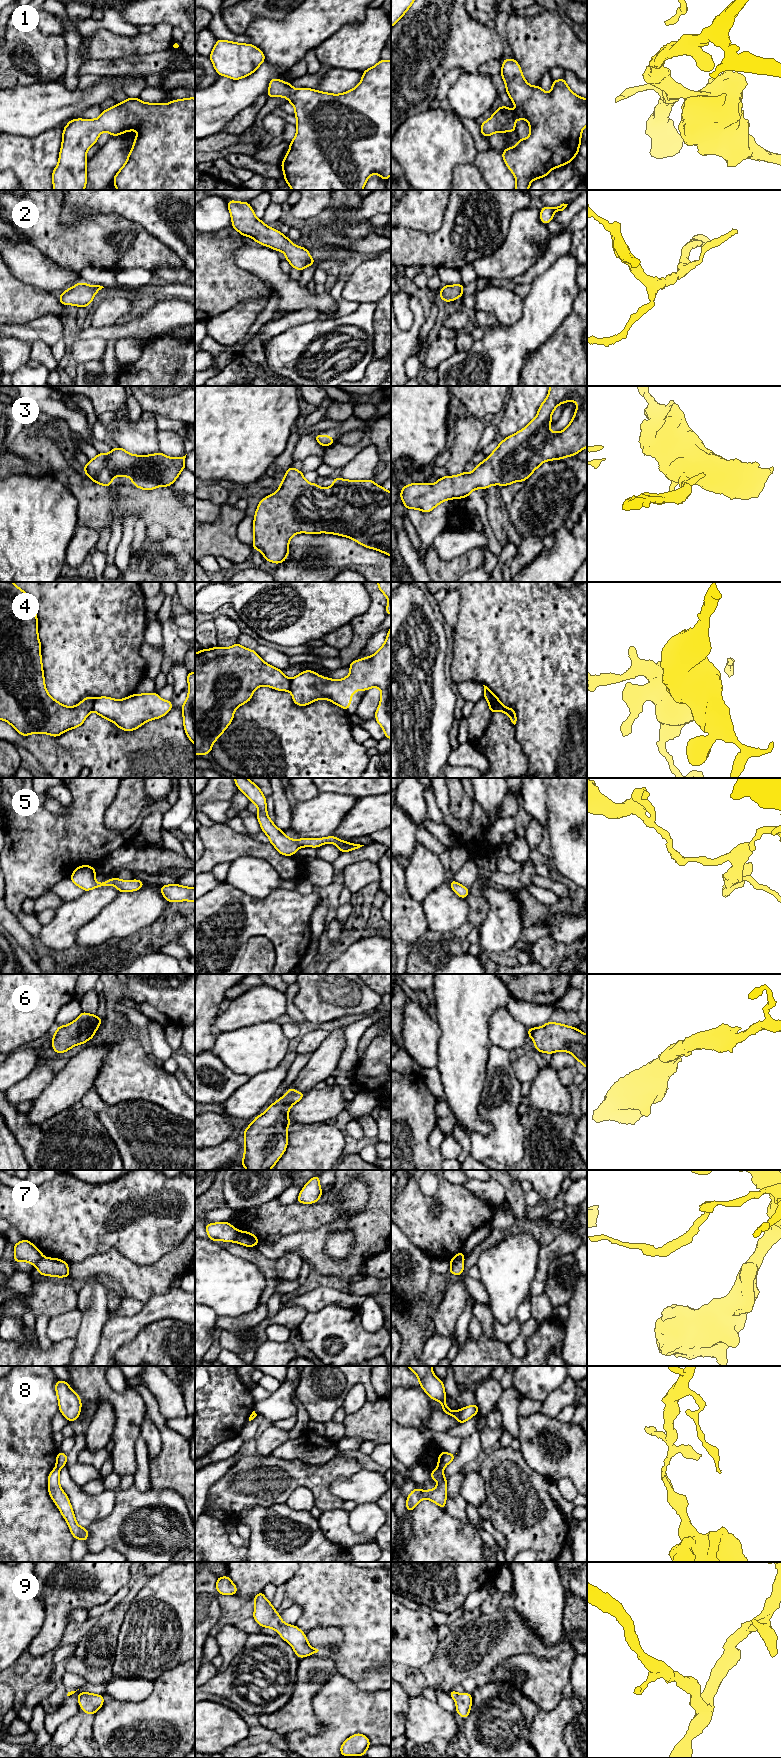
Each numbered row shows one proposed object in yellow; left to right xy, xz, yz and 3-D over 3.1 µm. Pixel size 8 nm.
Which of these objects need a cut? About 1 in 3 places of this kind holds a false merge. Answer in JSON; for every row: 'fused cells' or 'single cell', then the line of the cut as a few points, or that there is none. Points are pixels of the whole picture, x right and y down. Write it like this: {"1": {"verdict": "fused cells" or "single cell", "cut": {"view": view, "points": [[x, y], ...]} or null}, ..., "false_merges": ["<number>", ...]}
{"1": {"verdict": "single cell", "cut": null}, "2": {"verdict": "single cell", "cut": null}, "3": {"verdict": "single cell", "cut": null}, "4": {"verdict": "fused cells", "cut": {"view": "xy", "points": [[95, 699], [92, 709]]}}, "5": {"verdict": "single cell", "cut": null}, "6": {"verdict": "single cell", "cut": null}, "7": {"verdict": "fused cells", "cut": {"view": "yz", "points": [[463, 1259], [457, 1259], [450, 1265]]}}, "8": {"verdict": "fused cells", "cut": {"view": "yz", "points": [[437, 1467], [442, 1469]]}}, "9": {"verdict": "single cell", "cut": null}, "false_merges": ["4", "7", "8"]}

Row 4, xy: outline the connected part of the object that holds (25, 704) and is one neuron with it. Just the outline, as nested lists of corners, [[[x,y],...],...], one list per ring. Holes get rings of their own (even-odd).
[[[0,582],[0,720],[8,722],[22,736],[43,733],[58,737],[84,723],[93,710],[94,700],[87,696],[79,704],[67,707],[49,695],[45,686],[38,637],[37,603],[13,582]]]

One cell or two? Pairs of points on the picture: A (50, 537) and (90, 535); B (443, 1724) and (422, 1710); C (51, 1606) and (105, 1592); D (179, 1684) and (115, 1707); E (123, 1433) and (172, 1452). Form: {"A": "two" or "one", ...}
{"A": "two", "B": "one", "C": "one", "D": "one", "E": "two"}

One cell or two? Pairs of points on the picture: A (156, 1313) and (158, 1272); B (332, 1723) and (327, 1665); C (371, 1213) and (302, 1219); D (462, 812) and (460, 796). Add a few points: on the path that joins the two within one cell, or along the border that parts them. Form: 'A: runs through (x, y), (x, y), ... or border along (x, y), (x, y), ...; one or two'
A: border along (171, 1289), (165, 1293), (152, 1296), (144, 1304); two
B: border along (336, 1672), (328, 1677), (314, 1696); two
C: border along (363, 1207), (320, 1227); two
D: runs through (461, 808), (460, 800); one

